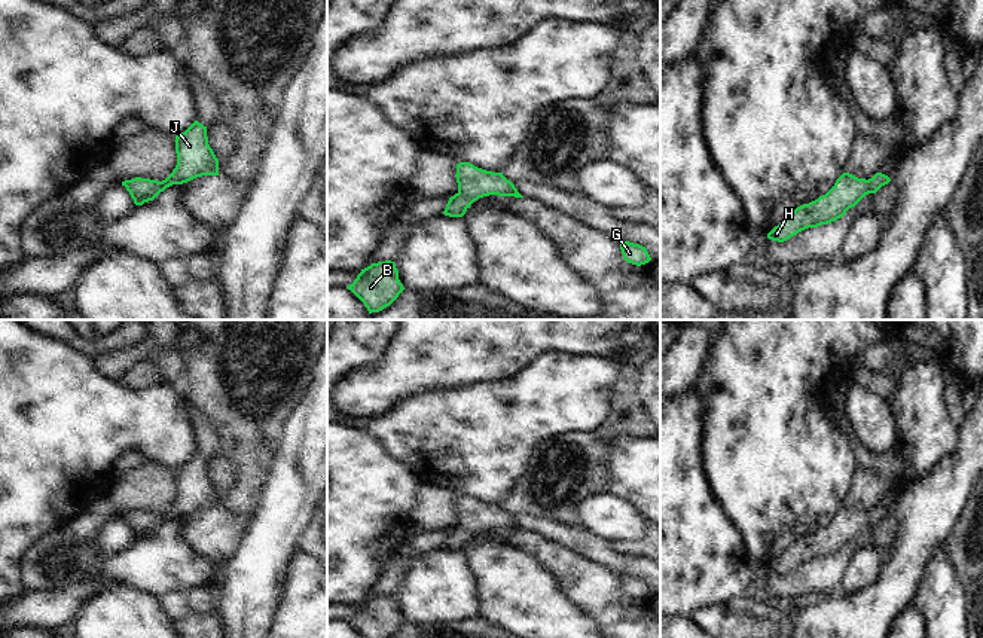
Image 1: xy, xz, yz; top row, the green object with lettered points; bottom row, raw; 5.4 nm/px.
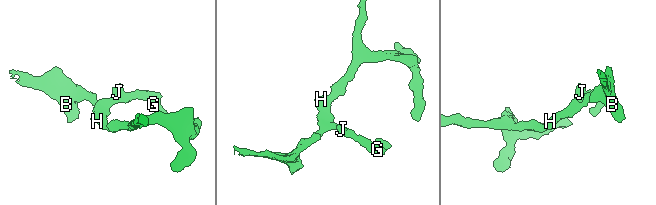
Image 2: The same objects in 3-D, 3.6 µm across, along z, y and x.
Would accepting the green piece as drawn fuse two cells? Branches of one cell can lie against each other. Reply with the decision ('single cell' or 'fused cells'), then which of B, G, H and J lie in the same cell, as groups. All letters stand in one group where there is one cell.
single cell | B G H J

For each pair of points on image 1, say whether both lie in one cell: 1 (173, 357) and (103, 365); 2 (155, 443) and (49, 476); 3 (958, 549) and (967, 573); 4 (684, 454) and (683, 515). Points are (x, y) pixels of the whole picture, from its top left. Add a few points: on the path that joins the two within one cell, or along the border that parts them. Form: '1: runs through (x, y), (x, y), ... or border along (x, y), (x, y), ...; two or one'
1: runs through (155, 354), (133, 354), (121, 360); one
2: runs through (128, 437), (88, 437), (76, 449); one
3: runs through (964, 555), (967, 567); one
4: runs through (683, 469), (683, 500); one

